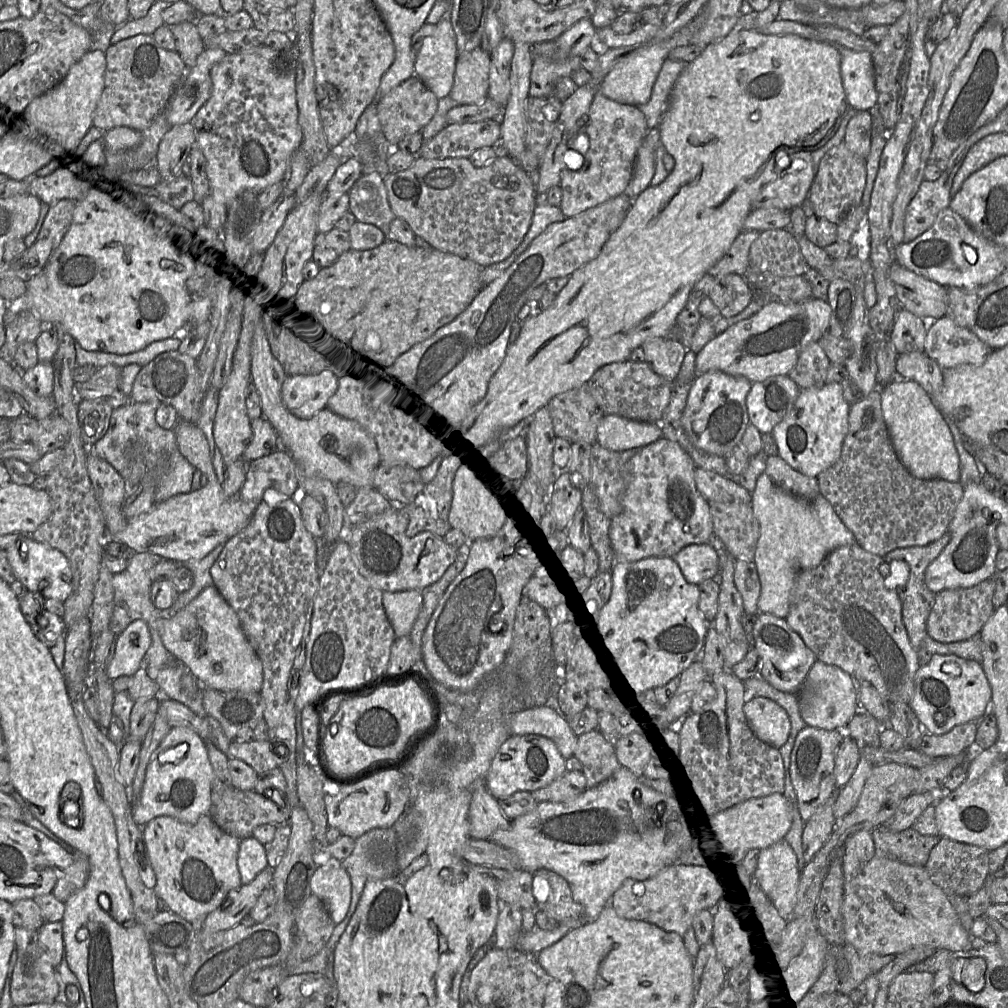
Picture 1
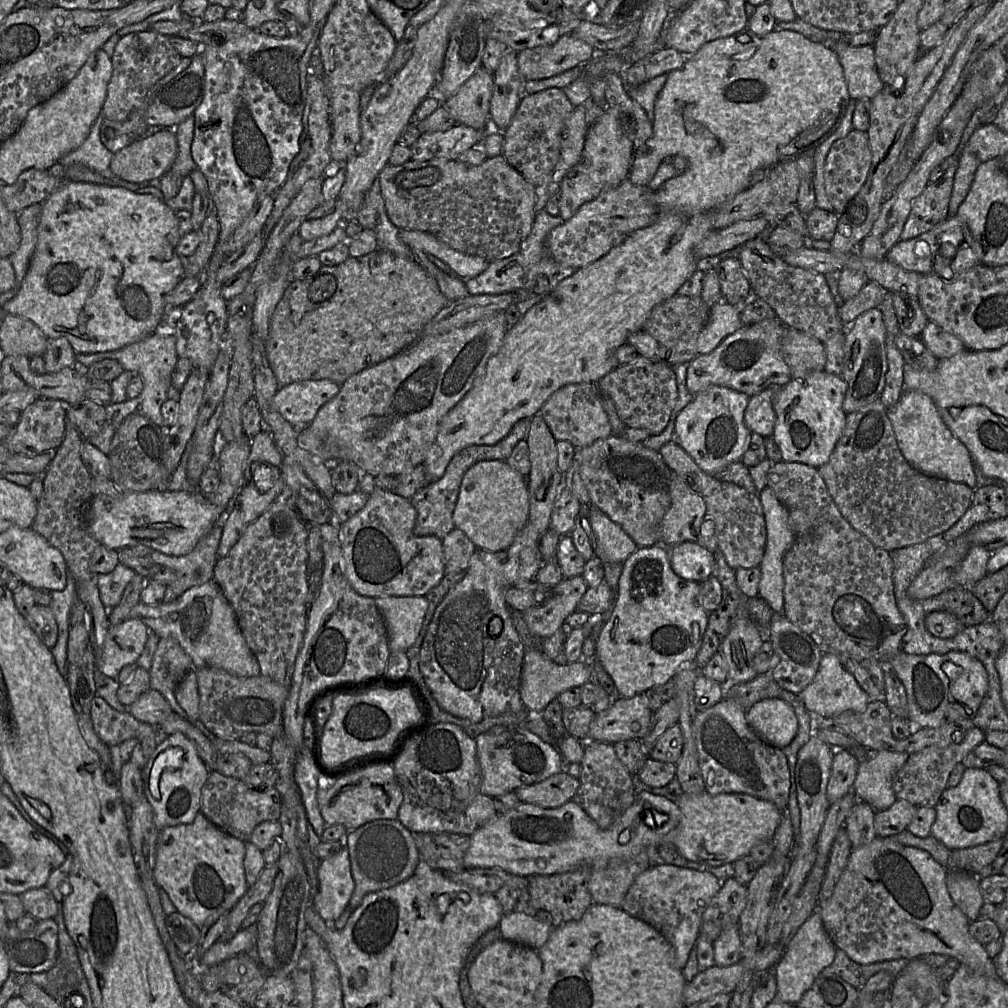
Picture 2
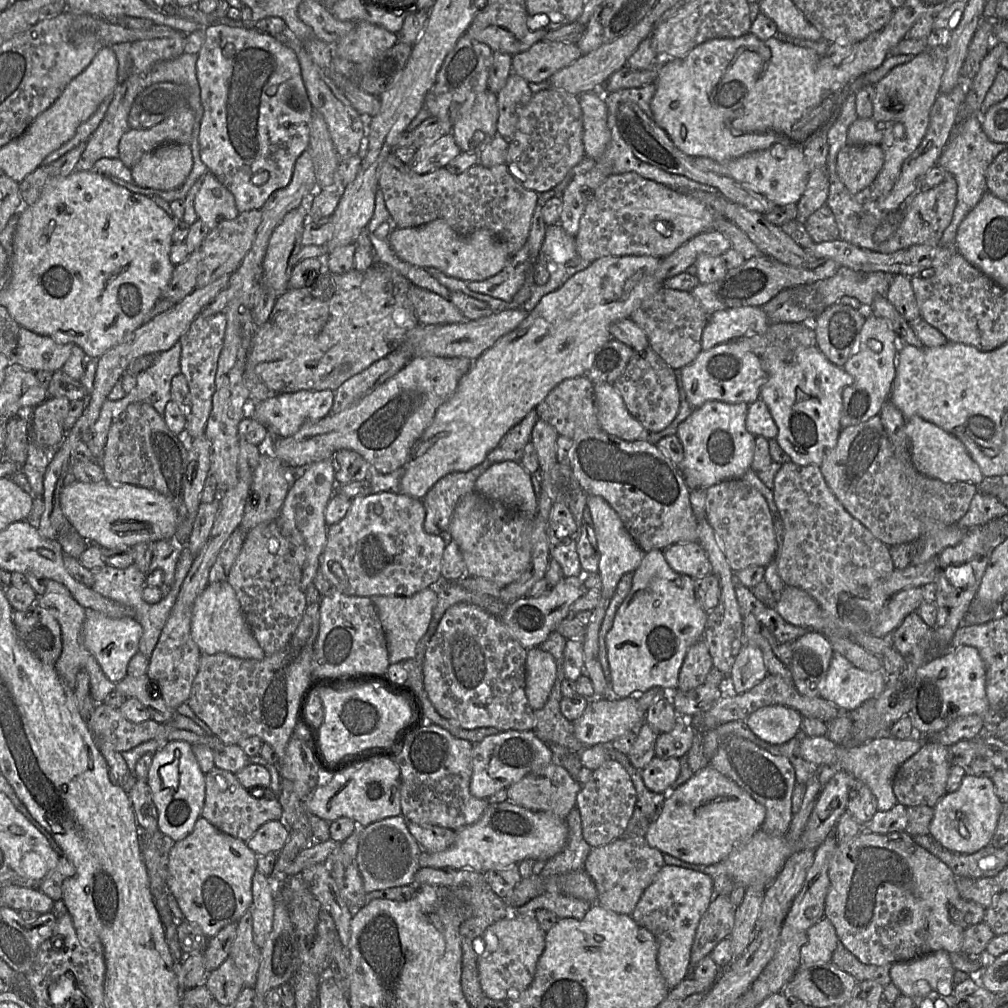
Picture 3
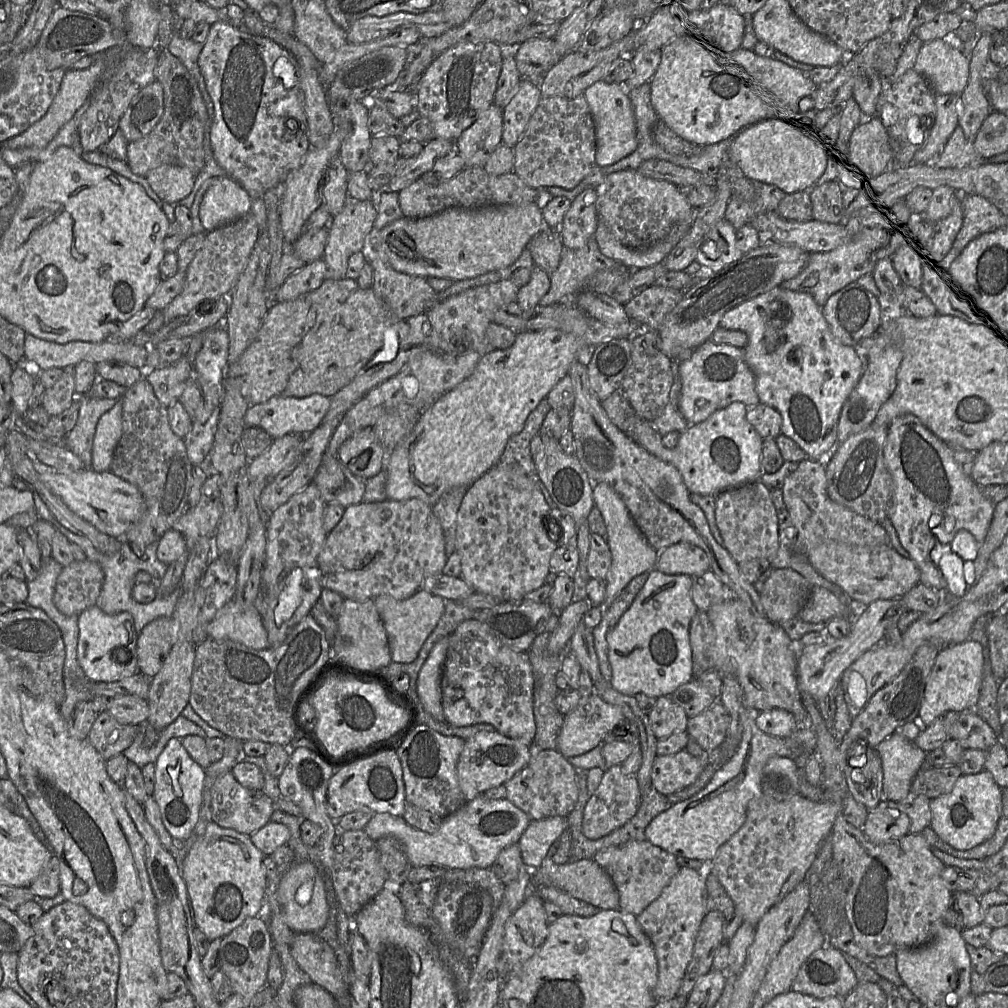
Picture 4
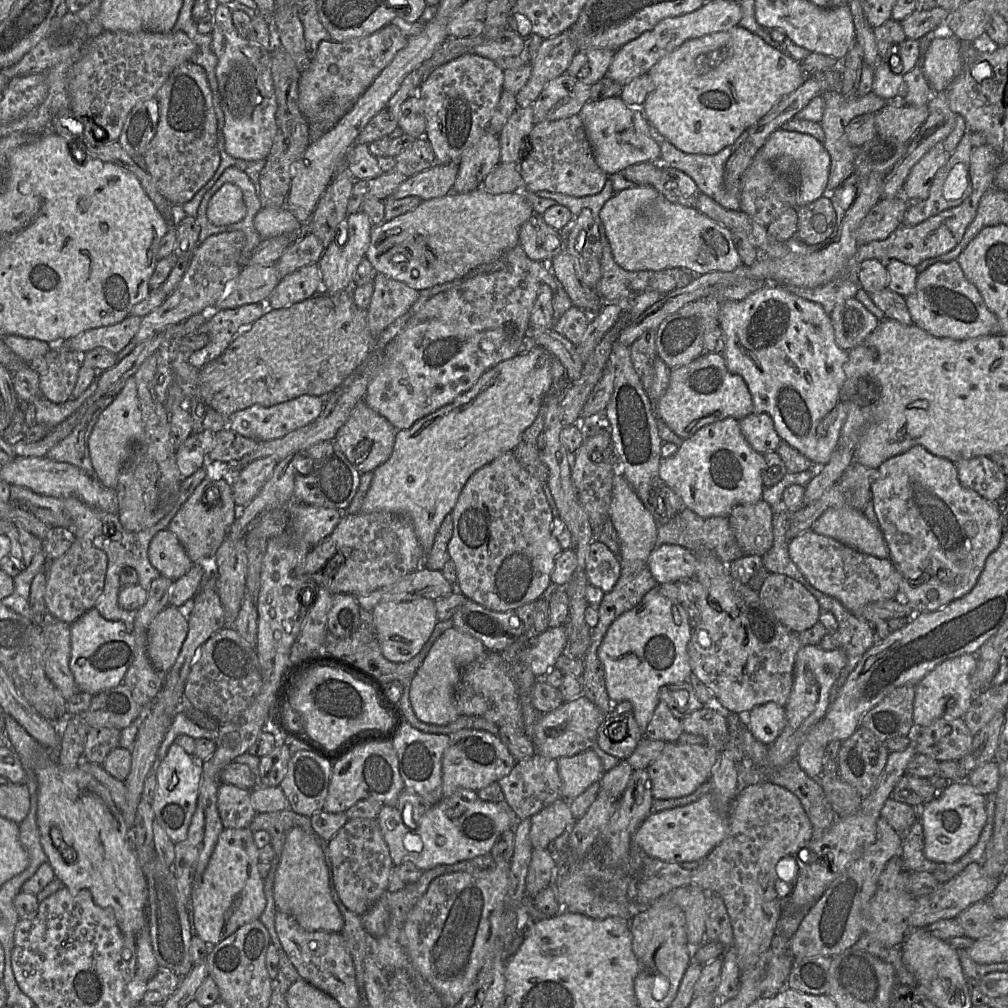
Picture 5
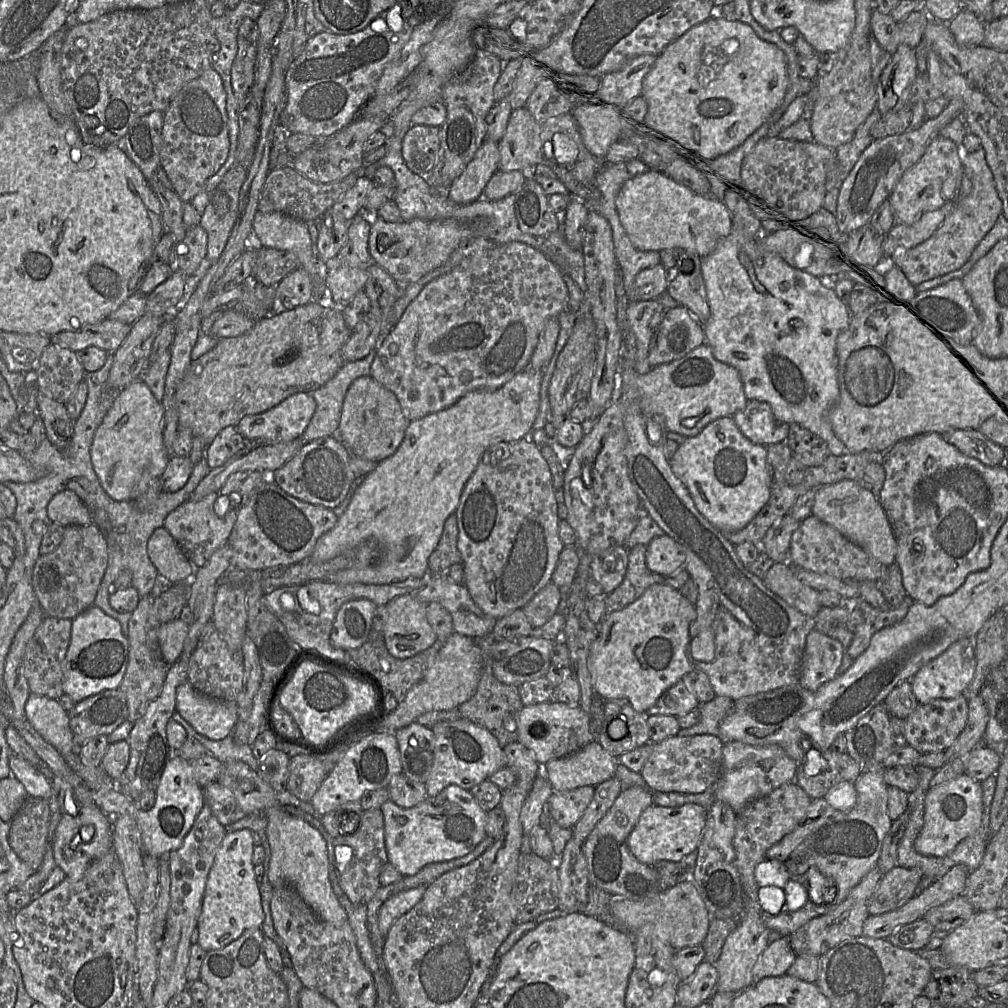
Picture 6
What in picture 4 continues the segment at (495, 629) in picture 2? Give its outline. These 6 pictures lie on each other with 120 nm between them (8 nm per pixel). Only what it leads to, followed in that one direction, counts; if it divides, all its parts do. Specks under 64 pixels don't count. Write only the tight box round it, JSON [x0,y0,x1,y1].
[441,619,536,747]

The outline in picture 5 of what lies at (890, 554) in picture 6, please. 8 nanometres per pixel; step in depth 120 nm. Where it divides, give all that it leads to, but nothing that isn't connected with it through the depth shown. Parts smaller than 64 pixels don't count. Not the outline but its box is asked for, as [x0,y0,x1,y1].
[812,508,890,559]

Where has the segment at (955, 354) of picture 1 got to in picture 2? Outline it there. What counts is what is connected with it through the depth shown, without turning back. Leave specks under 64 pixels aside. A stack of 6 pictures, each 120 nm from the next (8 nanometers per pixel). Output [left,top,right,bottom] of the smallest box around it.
[920,322,966,359]

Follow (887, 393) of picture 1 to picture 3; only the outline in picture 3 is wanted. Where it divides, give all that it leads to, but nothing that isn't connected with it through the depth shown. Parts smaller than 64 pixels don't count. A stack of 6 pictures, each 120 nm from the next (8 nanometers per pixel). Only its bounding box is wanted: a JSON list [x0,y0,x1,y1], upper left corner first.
[905,416,984,487]

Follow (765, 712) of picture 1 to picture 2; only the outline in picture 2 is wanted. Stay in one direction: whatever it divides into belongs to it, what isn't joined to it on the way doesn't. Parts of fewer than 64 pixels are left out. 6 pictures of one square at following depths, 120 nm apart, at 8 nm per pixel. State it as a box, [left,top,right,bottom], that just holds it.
[746,698,799,749]

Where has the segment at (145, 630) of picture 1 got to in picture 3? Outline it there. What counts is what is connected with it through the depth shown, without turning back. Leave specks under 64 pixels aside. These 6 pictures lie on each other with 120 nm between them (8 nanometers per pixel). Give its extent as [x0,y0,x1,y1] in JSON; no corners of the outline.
[83,609,142,683]

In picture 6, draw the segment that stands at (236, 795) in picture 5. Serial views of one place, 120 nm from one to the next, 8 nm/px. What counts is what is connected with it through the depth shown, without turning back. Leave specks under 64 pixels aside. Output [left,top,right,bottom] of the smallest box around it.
[203,781,243,826]

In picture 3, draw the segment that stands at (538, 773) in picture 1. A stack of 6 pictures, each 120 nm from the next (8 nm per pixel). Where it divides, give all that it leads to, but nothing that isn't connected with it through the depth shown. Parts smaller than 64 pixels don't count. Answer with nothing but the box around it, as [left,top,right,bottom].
[470,730,553,799]

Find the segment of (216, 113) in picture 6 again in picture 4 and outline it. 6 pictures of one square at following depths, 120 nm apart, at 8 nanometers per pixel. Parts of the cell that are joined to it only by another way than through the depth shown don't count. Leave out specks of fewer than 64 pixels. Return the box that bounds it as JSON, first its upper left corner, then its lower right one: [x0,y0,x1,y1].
[126,47,209,177]

